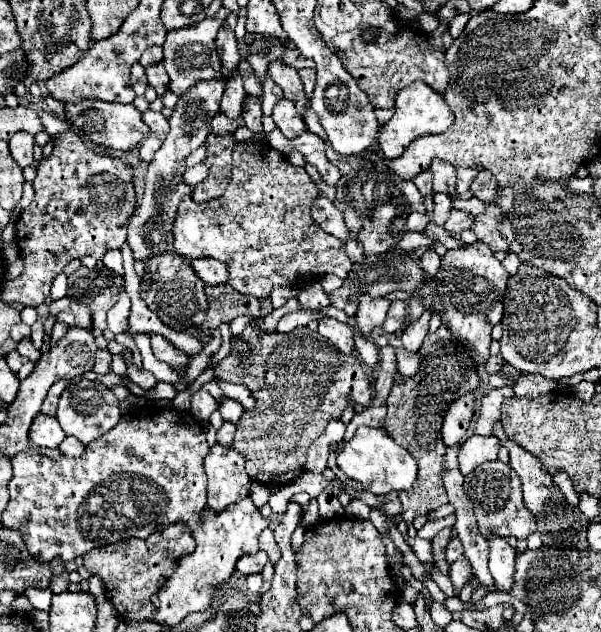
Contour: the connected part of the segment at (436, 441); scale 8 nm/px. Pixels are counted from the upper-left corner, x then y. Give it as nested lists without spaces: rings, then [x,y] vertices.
[[[446,325],[438,331],[428,333],[422,347],[418,349],[420,367],[414,377],[404,377],[400,371],[394,373],[394,385],[388,395],[386,427],[392,439],[402,445],[418,463],[418,479],[398,497],[402,501],[402,521],[412,523],[414,517],[430,513],[448,503],[448,495],[442,483],[444,477],[444,455],[446,445],[442,441],[442,421],[446,409],[462,395],[474,393],[480,385],[478,365],[468,349],[450,333]]]

